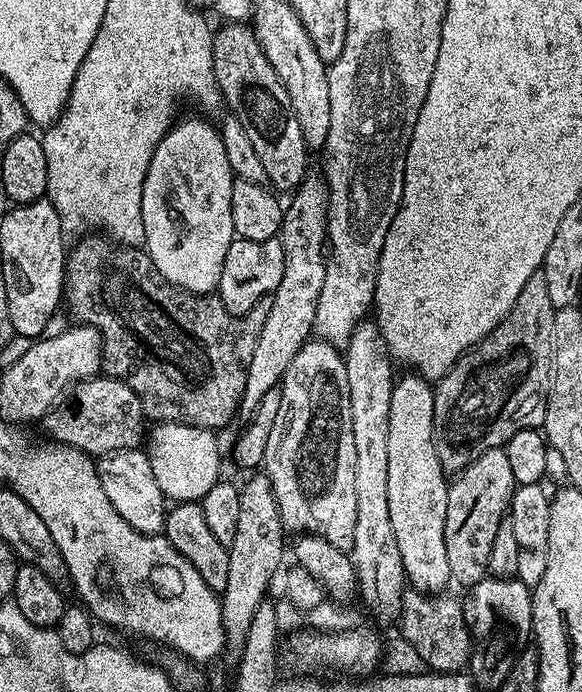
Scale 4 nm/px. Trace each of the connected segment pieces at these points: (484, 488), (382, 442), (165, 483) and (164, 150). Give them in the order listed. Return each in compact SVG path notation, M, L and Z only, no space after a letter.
M500 446L477 451L472 461L455 473L446 498L446 558L455 583L471 586L488 575L494 534L498 534L498 526L509 515L512 493L517 487L510 461Z
M364 318L358 326L354 326L354 334L350 334L348 343L342 352L344 365L346 366L346 382L350 386L350 426L354 426L354 494L358 497L358 518L354 521L354 546L350 553L352 563L356 565L356 583L358 585L358 596L364 599L363 607L380 620L395 621L400 614L400 604L404 600L406 591L406 577L404 567L402 566L402 554L398 554L398 542L394 538L394 529L390 526L390 506L386 498L386 437L390 435L390 398L392 397L392 385L394 383L394 375L392 376L392 368L394 362L388 355L387 349L384 347L384 339L380 337L380 328L377 326L375 319Z
M159 421L149 429L144 451L150 458L154 478L165 498L174 499L176 503L195 503L216 484L221 472L220 452L215 436L211 429L168 421Z
M196 116L190 117L189 120L180 118L168 129L162 142L158 142L158 146L150 158L150 166L146 170L146 178L142 186L142 226L144 227L142 244L154 262L154 266L162 274L162 278L166 278L174 287L183 288L185 292L199 292L201 294L212 294L219 289L222 278L222 262L226 262L226 250L230 250L232 241L236 236L234 222L230 214L230 190L233 179L230 161L226 159L226 146L222 146L220 129L215 123L211 124L208 120L199 120Z

